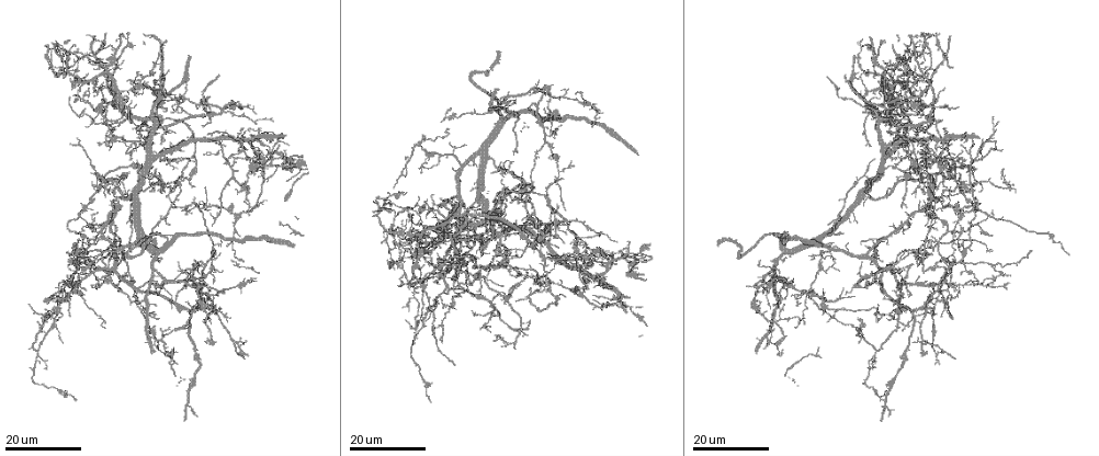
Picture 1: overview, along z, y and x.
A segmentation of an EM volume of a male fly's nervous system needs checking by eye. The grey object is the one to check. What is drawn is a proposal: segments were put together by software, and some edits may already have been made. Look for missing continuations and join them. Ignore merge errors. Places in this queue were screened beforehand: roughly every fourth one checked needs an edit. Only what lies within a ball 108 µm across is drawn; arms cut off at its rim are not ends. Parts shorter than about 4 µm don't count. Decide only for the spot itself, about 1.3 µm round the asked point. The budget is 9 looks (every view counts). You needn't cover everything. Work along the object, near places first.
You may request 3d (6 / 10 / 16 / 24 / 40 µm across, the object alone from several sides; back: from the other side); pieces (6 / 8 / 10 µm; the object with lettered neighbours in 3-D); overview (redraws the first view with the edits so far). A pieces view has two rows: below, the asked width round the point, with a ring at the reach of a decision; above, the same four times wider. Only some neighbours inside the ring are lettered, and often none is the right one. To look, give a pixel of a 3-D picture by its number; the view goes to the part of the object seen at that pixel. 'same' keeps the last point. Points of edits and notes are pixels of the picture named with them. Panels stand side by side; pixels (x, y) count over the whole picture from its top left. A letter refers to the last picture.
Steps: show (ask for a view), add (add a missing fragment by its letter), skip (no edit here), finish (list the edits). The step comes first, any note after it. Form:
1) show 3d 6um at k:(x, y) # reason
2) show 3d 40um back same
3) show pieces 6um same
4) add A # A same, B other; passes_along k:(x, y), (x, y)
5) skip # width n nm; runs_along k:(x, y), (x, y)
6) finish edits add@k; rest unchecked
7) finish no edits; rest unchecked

show 3d 16um at 1:(235, 162)

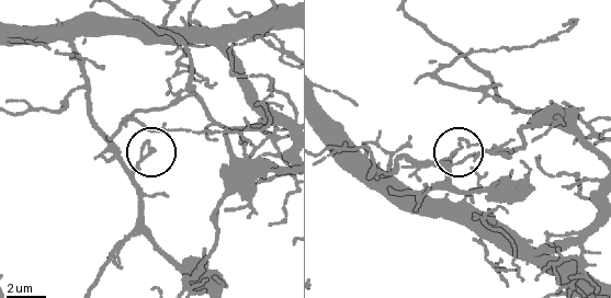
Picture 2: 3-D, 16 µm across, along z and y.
show pieces 8um at 2:(147, 140) # see the neighbours

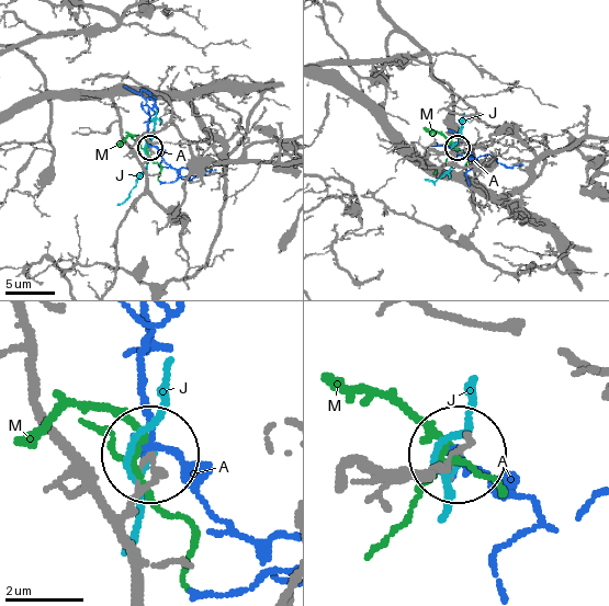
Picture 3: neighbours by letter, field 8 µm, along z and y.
skip # width 190 nm; A other, J other, M other; none of them fits

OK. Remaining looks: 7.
show 3d 24um at 1:(283, 152) # free end

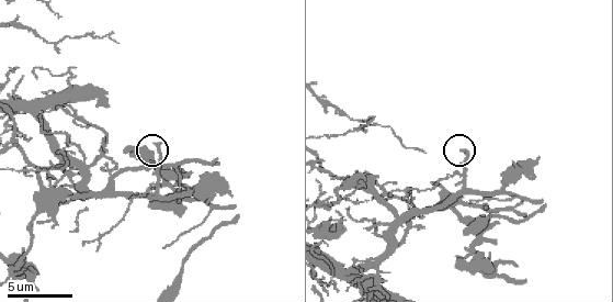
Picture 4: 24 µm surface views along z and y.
show pieces 8um at 4:(461, 152)

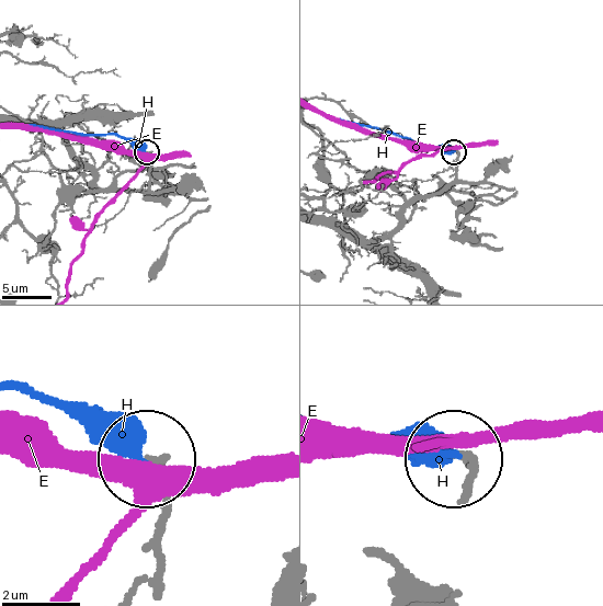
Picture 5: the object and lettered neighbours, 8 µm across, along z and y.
skip # E other, H other; none of them fits

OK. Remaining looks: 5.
show 3d 24um at 1:(434, 334) # branch stops here

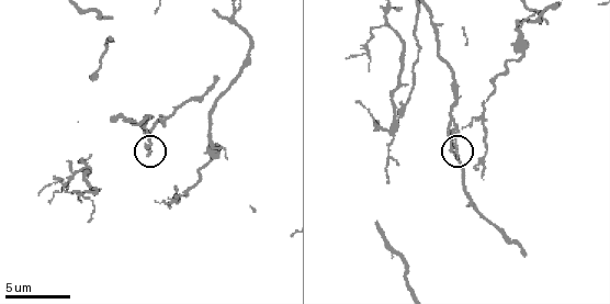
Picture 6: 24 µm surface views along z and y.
show pieces 10um at 6:(456, 156) # what lies round it

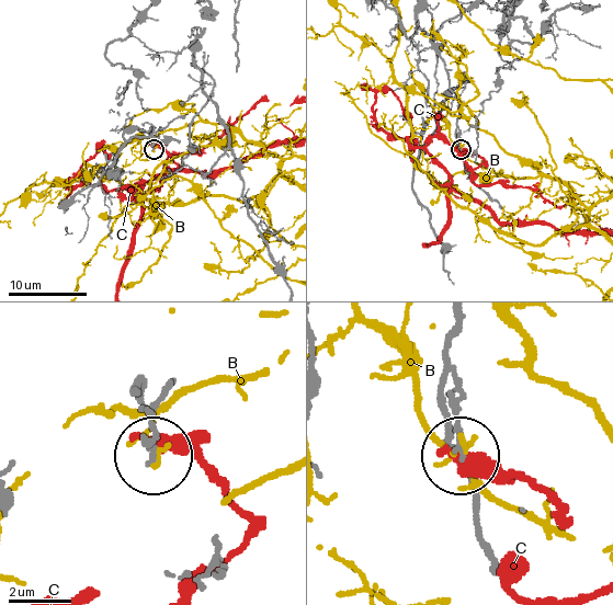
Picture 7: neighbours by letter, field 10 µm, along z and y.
skip # B other, C other; runs_along 7:(447, 349), (461, 456); no lettered fragment goes on from it

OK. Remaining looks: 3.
show 3d 16um at 1:(65, 77)

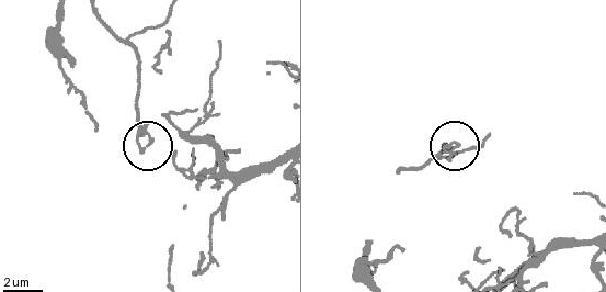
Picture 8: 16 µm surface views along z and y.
show pieces 8um at 8:(450, 144)

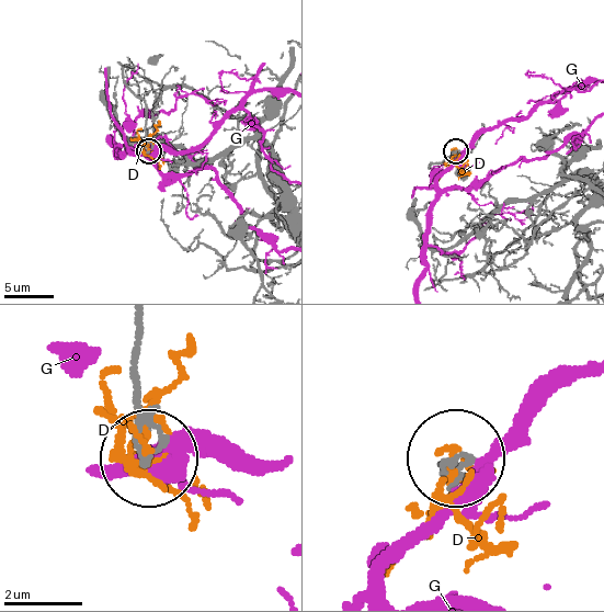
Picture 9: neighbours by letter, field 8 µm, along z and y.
skip # D other, G other; no lettered fragment goes on from it

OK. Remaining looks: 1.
finish no edits; rest unchecked

